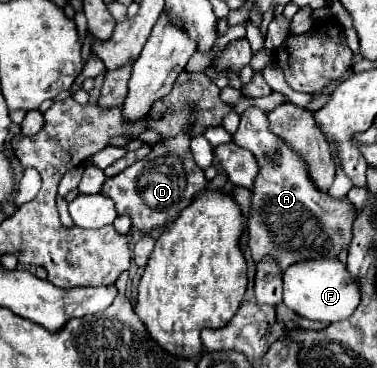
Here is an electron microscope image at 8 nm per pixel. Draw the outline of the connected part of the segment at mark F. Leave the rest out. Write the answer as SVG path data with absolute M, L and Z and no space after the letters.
M337 258L297 262L283 274L283 304L303 318L319 322L339 322L349 318L361 300L361 280L355 280Z

